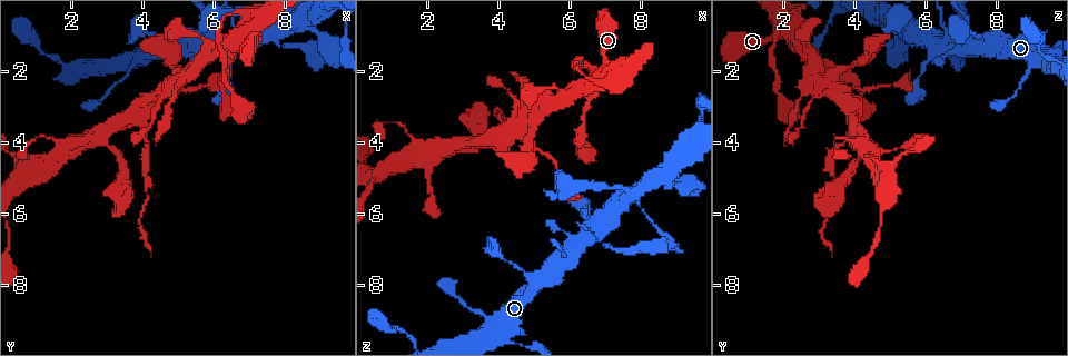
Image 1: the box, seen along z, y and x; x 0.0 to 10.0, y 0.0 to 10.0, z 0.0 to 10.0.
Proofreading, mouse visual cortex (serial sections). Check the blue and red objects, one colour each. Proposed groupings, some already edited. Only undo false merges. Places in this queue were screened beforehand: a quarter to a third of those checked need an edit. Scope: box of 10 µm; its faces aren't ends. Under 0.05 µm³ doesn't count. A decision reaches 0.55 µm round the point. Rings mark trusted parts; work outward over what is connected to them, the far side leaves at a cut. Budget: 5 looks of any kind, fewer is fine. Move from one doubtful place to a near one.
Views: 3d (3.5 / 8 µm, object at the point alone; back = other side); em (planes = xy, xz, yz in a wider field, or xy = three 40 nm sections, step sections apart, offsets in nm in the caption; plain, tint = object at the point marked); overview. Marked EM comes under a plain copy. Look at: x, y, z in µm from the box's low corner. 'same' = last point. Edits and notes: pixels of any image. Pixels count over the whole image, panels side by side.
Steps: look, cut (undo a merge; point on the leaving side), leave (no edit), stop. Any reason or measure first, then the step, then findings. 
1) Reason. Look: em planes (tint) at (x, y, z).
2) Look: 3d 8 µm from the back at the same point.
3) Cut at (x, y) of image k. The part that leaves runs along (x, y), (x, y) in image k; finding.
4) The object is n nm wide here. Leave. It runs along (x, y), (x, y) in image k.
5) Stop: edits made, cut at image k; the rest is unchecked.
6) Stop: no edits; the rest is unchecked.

Looks like a crossing. Look: 3d 8 µm at (6.60, 1.25, 6.45).

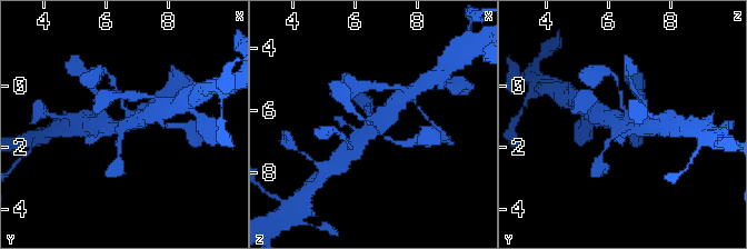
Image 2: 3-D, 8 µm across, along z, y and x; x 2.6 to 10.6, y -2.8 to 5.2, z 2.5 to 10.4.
Look: 3d 3.5 µm at the same point.

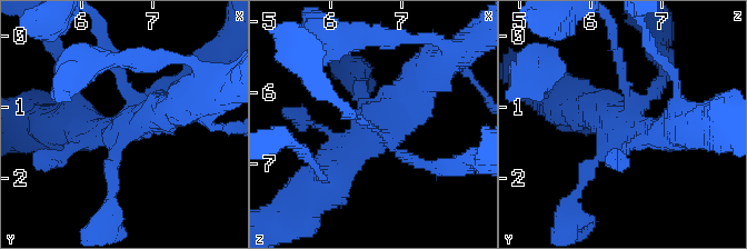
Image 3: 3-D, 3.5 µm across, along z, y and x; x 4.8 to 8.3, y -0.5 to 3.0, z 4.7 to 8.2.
Shape alone is not enough. Look: em xy step 5 (tint) at (6.65, 1.25, 6.45).

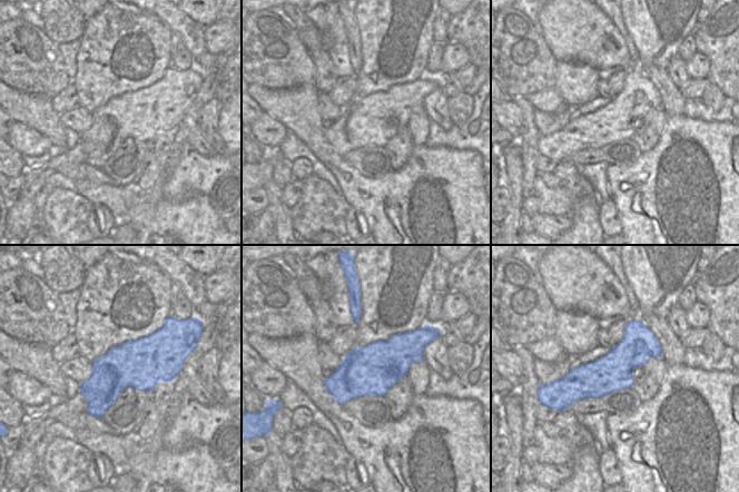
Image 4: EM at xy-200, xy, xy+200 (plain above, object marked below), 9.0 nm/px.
Leave. All the same cell.

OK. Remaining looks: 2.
A narrow waist. Look: 3d 8 µm at (4.35, 0.95, 7.35).

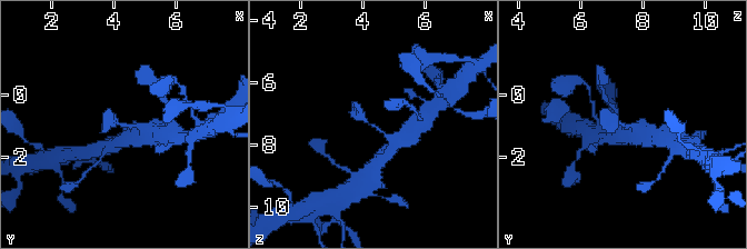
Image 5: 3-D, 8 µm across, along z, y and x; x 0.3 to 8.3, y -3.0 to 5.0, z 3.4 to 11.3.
The arms are 300, 350 nm wide. Look: em planes (tint) at the same point.

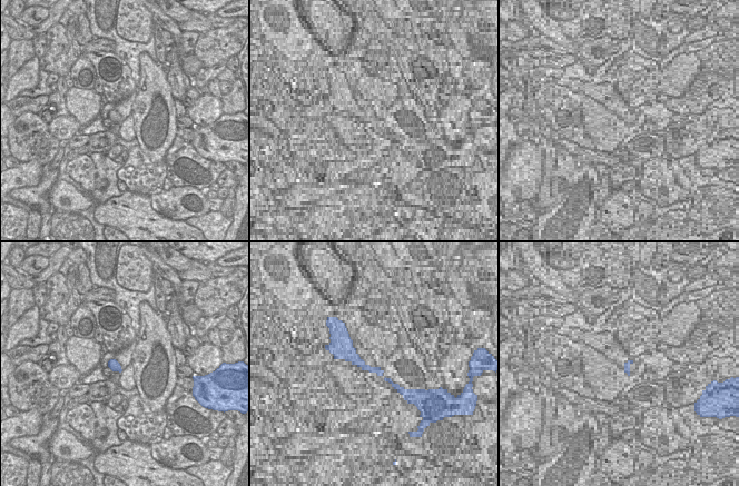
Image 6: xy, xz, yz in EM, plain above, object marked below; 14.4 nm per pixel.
The object is 160 nm wide here. Leave. It runs along (397, 143), (364, 120), (354, 102) in image 5; one cell here.

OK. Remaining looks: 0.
Stop: no edits; the rest is unchecked.

